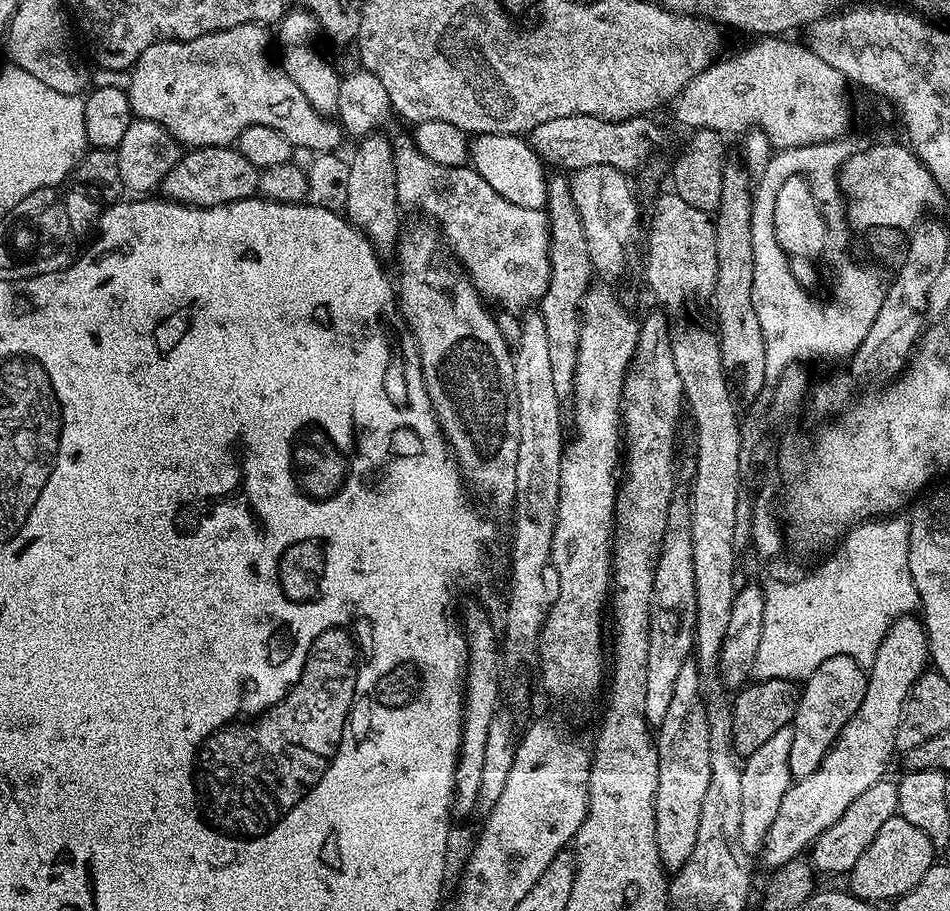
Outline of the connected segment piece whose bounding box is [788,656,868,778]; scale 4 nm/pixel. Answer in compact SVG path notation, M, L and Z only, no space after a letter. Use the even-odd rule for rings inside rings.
M849 656L826 658L818 670L814 670L803 681L800 689L800 701L796 707L796 716L791 722L792 741L790 742L790 770L793 777L799 778L814 774L832 749L838 734L854 718L862 698L866 694L868 678L865 669Z

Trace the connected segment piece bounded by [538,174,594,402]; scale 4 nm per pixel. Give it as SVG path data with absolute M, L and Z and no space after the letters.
M556 174L560 176L549 175L547 177L548 182L548 204L546 207L546 213L548 216L548 261L550 262L550 278L548 279L548 285L544 291L544 295L538 302L538 311L542 322L546 326L546 343L548 347L548 353L550 354L550 367L552 377L554 377L554 394L558 396L561 402L568 402L572 399L572 391L574 390L574 374L576 373L576 366L578 364L578 338L580 337L580 303L584 301L584 296L588 293L590 285L593 283L592 276L594 277L594 269L590 262L590 254L588 253L588 247L586 246L586 234L582 230L582 218L578 218L578 206L574 206L574 194L570 194L570 186L568 185L569 177L564 174Z

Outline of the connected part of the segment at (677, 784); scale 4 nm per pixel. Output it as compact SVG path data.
M692 662L684 664L674 681L666 718L662 718L654 736L658 754L656 841L664 867L672 874L679 873L690 854L694 854L698 818L702 818L702 798L706 798L706 786L710 780L710 732L705 703L699 667Z

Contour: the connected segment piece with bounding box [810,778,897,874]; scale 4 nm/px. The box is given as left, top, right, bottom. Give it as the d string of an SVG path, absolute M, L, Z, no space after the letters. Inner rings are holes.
M891 778L874 782L874 786L870 786L870 790L858 794L858 798L854 798L854 802L850 802L850 806L846 806L846 812L811 844L810 863L817 873L841 872L841 874L847 874L852 871L854 862L858 862L858 858L862 858L866 846L870 846L870 842L874 842L882 825L890 822L890 818L897 815L896 786L897 781L891 780Z

